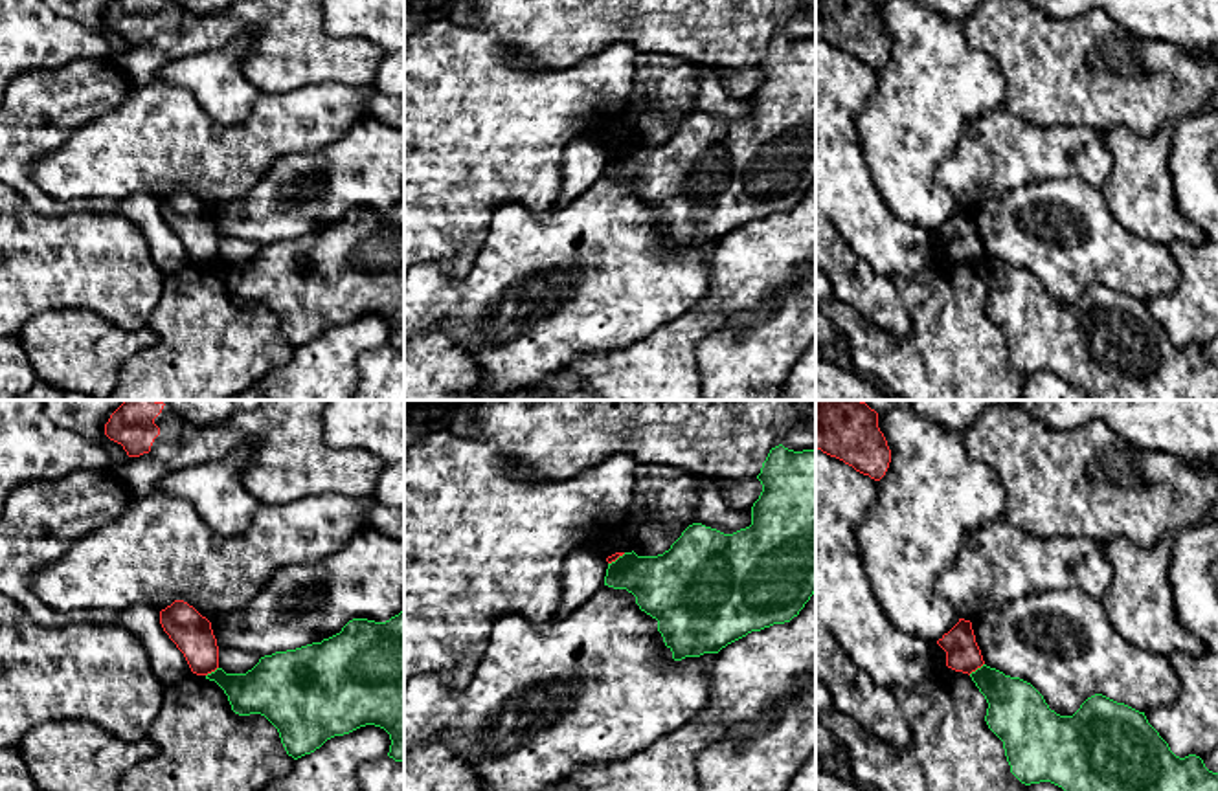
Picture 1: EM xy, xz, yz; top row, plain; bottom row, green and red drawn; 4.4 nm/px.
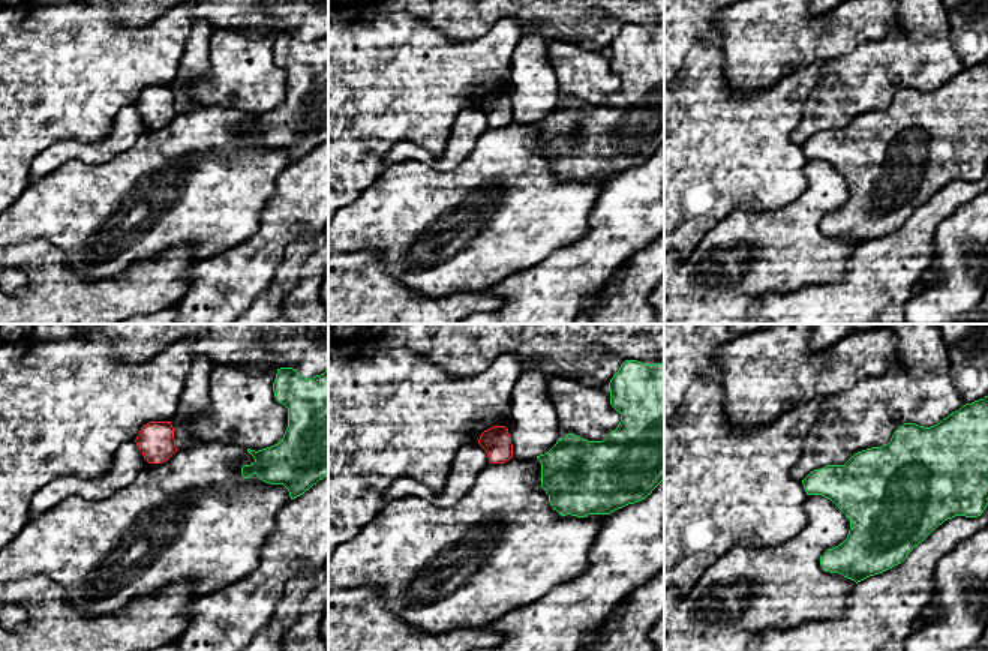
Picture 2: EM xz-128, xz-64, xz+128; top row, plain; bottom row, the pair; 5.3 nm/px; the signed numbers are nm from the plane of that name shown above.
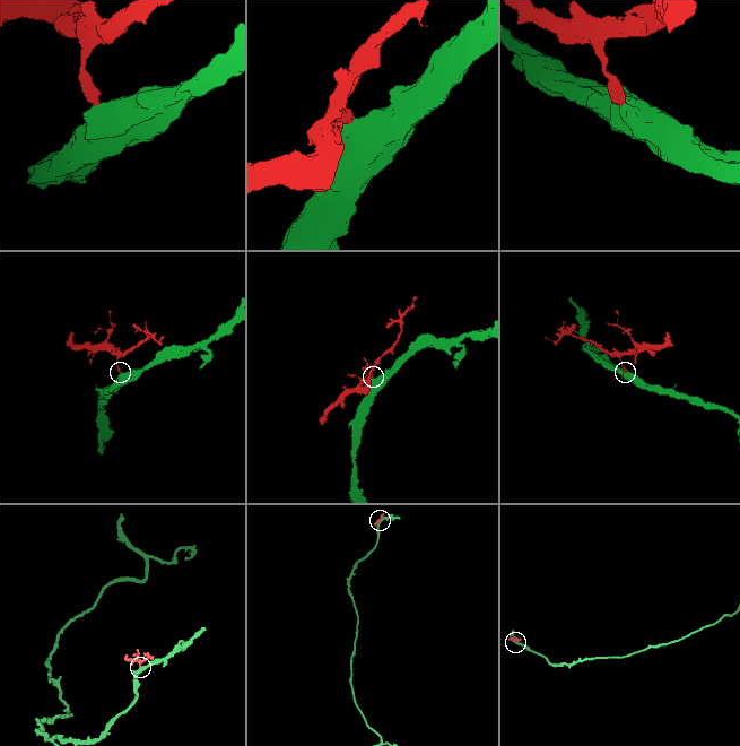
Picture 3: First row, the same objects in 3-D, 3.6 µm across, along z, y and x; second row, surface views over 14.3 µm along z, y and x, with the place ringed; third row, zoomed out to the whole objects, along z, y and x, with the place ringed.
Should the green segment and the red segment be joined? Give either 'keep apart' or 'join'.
keep apart

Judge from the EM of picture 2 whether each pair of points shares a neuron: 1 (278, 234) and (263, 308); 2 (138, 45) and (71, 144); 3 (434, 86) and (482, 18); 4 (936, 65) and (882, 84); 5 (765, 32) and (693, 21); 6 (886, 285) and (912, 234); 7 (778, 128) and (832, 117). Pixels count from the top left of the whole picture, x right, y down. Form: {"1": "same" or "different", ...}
{"1": "different", "2": "different", "3": "different", "4": "same", "5": "different", "6": "same", "7": "different"}

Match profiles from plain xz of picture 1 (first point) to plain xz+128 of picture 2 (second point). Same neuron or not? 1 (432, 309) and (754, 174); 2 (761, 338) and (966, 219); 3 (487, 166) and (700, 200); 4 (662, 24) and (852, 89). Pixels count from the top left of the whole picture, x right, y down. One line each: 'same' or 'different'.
1: different
2: same
3: same
4: different

